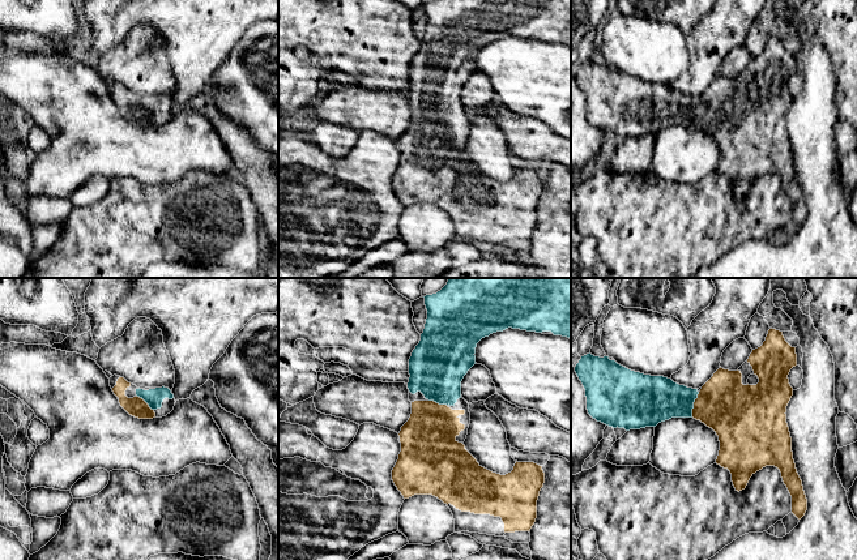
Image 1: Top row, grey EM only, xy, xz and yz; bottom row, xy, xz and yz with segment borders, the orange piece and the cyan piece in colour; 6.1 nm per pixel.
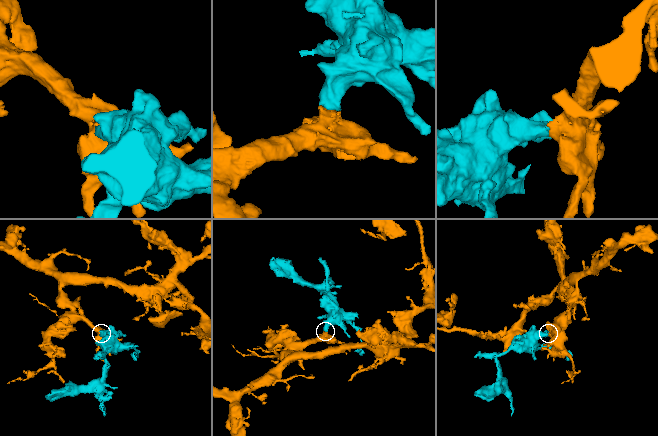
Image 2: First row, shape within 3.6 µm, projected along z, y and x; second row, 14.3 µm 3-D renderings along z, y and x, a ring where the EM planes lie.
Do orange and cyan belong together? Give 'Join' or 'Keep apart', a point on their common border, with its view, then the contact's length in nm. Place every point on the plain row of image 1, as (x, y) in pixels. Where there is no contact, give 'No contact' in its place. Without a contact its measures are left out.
Join. Touches orange at yz (694, 112). Shared border 170 nm

